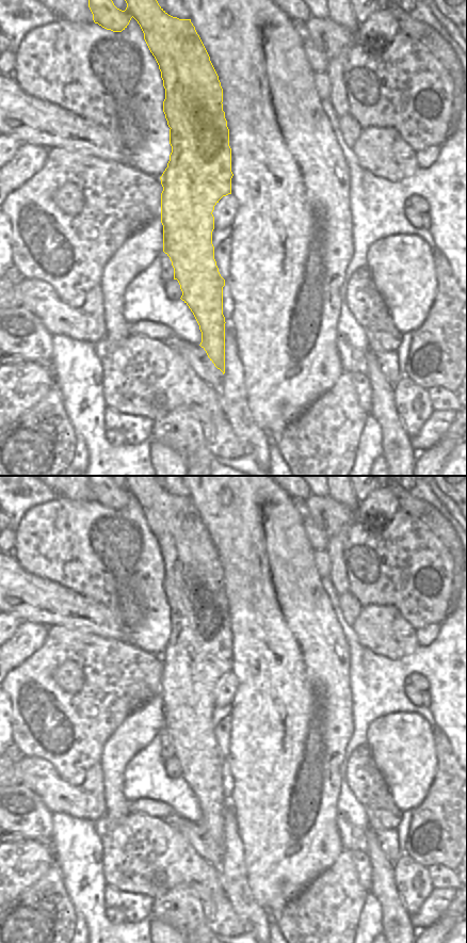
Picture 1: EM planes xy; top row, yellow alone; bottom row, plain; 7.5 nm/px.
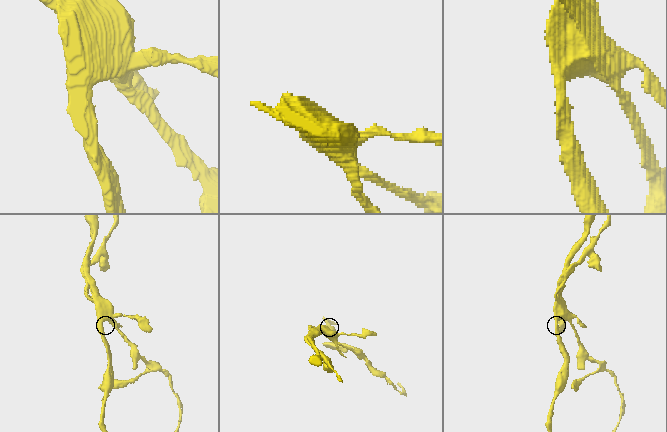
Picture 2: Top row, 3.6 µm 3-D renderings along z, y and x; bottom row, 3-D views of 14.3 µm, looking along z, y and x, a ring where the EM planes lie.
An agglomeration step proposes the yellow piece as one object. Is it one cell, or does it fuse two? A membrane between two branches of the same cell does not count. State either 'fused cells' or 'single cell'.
fused cells

